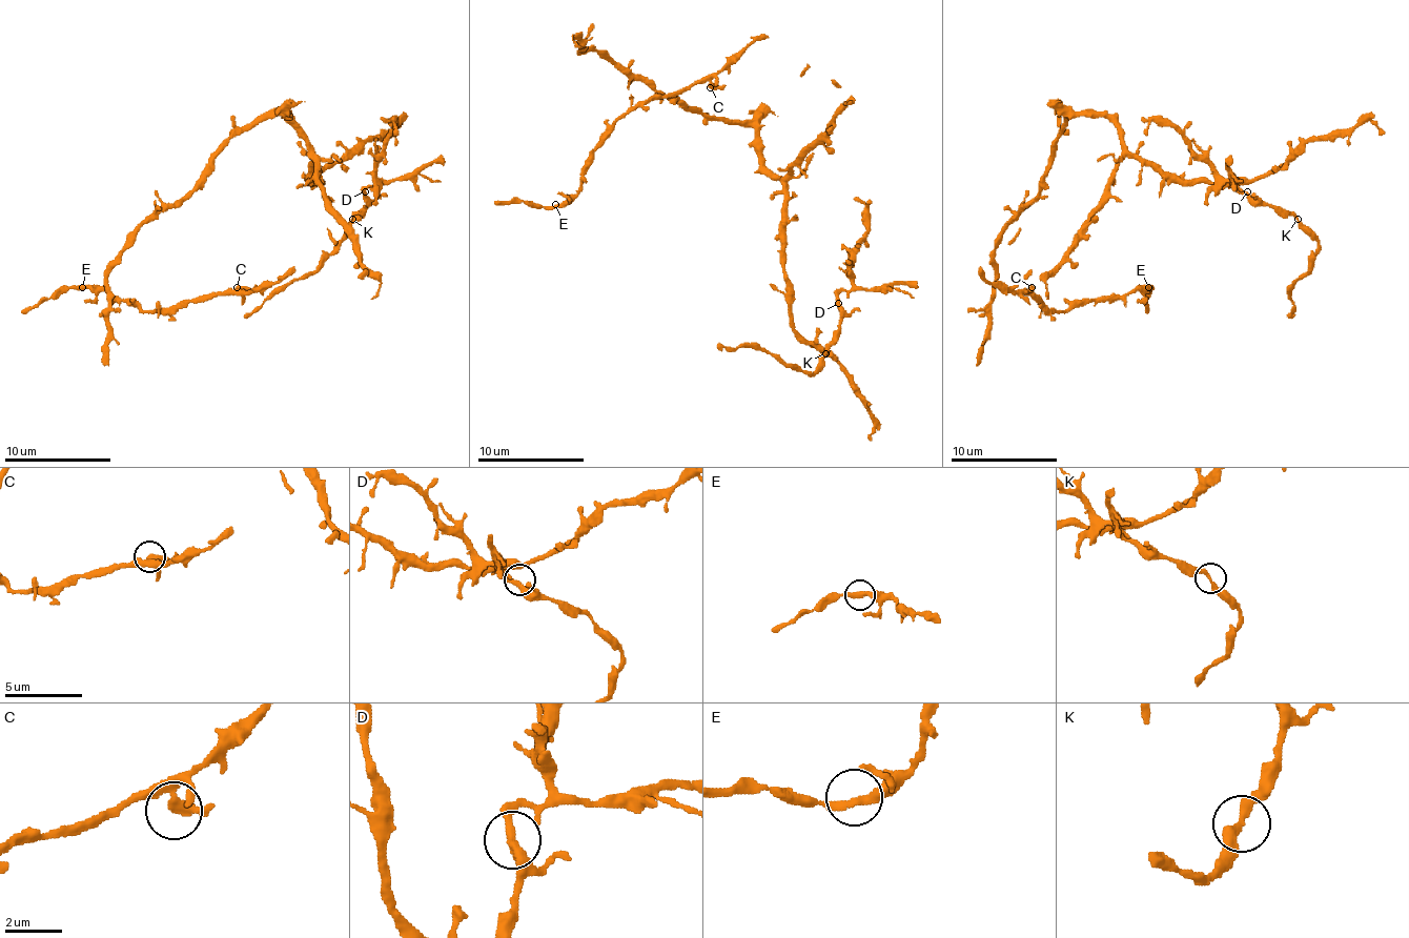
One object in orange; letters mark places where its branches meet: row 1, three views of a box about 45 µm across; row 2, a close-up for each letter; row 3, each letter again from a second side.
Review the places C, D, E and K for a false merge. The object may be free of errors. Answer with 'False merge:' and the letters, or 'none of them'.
False merge: none of them

